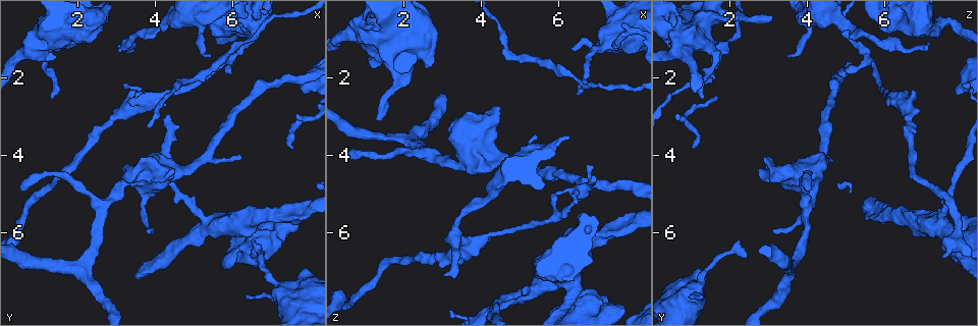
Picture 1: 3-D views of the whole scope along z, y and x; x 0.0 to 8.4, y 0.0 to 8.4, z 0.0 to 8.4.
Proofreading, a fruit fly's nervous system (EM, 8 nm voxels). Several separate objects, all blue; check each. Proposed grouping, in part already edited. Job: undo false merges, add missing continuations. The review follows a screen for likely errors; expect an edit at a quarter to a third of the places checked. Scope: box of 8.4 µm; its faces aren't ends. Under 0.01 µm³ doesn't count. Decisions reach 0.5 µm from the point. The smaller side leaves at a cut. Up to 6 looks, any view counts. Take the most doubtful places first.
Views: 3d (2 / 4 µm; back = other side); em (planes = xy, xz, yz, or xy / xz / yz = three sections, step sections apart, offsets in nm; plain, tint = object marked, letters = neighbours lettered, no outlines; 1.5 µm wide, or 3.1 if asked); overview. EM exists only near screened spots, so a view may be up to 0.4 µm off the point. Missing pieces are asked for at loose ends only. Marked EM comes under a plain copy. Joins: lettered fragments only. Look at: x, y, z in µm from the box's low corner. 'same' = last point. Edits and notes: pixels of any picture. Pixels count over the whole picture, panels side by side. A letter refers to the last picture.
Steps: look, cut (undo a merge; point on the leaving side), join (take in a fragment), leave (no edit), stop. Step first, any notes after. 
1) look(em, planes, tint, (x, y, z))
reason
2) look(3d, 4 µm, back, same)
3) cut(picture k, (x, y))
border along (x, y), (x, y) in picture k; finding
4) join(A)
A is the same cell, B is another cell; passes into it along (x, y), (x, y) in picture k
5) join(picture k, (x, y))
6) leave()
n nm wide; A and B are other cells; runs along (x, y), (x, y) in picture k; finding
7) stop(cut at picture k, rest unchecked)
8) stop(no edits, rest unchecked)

look(em, xy, step 4, letters, (3.10, 1.15, 7.10))
an open end

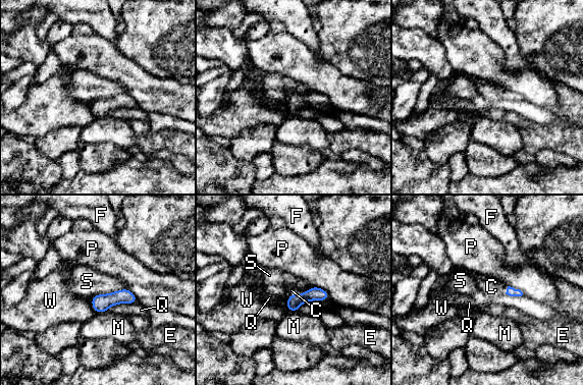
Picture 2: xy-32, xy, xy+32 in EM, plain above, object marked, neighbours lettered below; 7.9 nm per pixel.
join(C)
C is the same cell, E, F, M, P, Q, S and W are other cells; passes into it along (314, 293), (298, 294), (292, 290) in picture 2; it goes on there

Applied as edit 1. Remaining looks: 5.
look(overview)

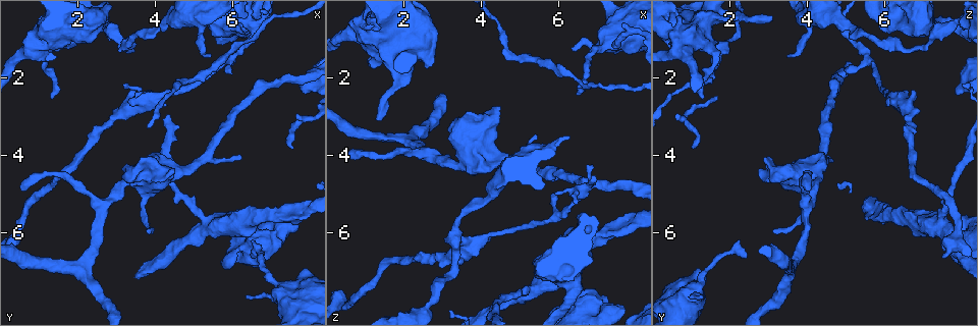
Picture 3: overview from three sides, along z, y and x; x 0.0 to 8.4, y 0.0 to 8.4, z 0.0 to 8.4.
look(3d, 2 µm, (7.75, 5.80, 7.95))
stops while still wide

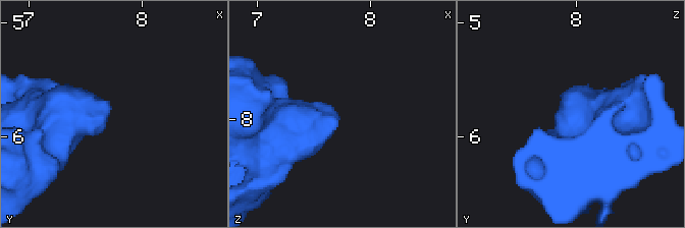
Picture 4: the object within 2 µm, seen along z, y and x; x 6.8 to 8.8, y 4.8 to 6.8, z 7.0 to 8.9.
look(em, planes, letters, (7.70, 5.78, 7.94))
need the tissue

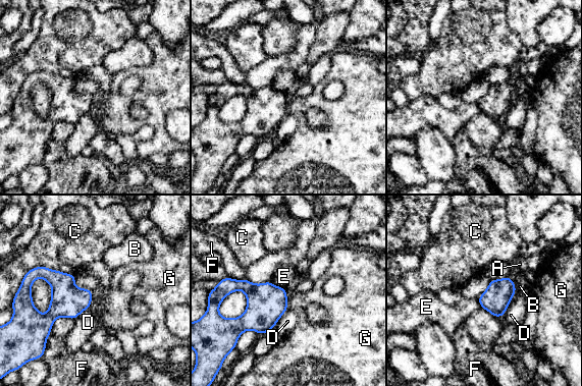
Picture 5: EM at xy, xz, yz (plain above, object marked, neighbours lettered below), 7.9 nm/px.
leave()
A, B, C, D, E, F and G are other cells; border along (288, 298), (286, 309) in picture 5; none of them fits

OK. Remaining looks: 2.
look(em, xy, step 8, letters, (6.35, 7.70, 1.25))
branch stops here

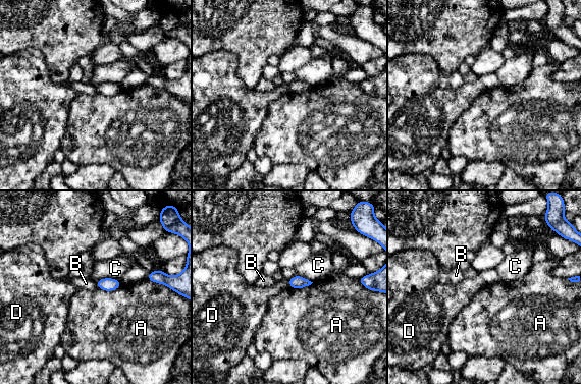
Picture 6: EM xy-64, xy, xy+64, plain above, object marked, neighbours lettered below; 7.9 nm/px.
look(em, planes, letters, same)
another direction

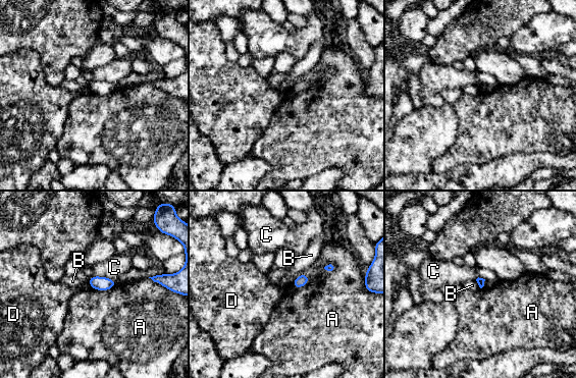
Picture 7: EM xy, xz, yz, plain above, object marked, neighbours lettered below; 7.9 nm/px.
leave()
A, B, C and D are other cells; border along (310, 277), (302, 286), (291, 285) in picture 7; no lettered fragment goes on from it

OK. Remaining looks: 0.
stop(join at picture 2, rest unchecked)

